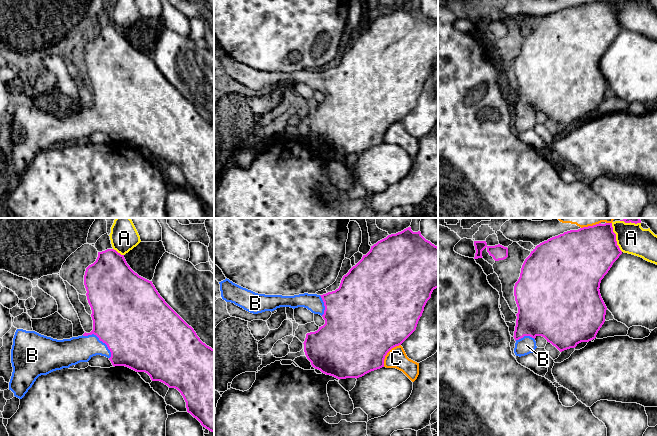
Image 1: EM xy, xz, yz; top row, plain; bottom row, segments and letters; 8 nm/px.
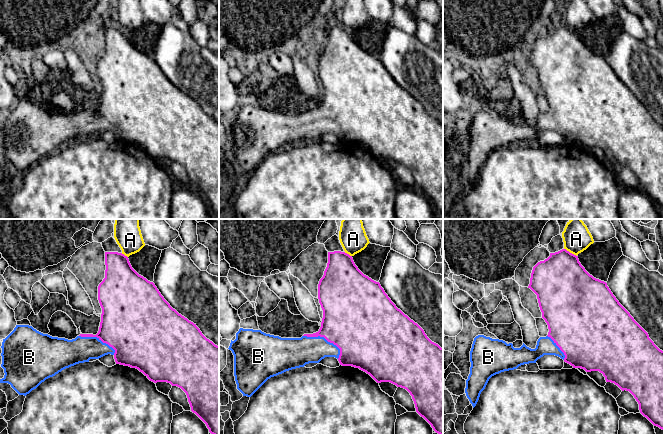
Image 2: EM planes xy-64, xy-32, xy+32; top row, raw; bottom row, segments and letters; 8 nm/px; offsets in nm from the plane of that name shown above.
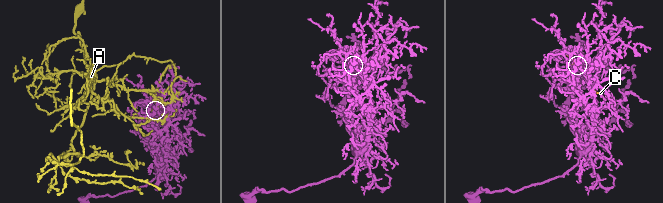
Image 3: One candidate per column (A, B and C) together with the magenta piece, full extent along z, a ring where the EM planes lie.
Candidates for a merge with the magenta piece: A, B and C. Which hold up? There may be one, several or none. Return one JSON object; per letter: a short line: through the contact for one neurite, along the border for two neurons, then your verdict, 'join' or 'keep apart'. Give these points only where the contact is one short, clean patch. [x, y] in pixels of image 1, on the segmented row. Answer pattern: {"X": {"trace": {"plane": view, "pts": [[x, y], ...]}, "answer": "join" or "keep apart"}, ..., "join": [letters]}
{"A": {"answer": "keep apart"}, "B": {"trace": {"plane": "xy", "pts": [[123, 319], [100, 340], [72, 351]]}, "answer": "join"}, "C": {"answer": "keep apart"}, "join": ["B"]}

